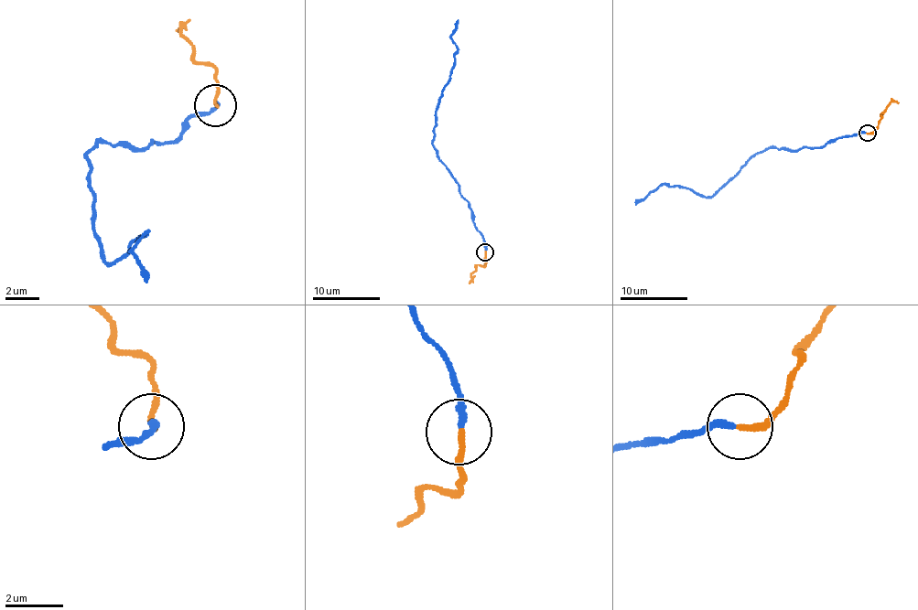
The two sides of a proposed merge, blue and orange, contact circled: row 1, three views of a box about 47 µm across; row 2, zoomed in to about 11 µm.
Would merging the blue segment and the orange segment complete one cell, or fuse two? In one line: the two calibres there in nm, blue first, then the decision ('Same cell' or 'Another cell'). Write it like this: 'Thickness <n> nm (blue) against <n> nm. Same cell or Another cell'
Thickness 240 nm (blue) against 220 nm. Another cell

